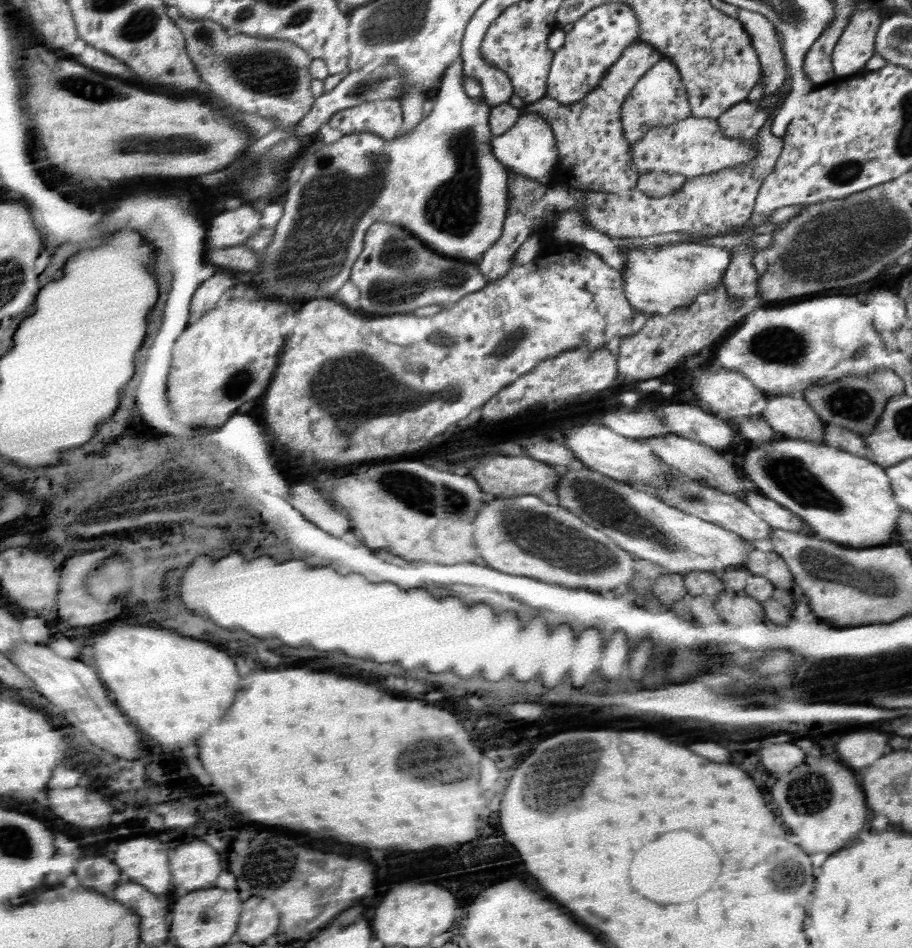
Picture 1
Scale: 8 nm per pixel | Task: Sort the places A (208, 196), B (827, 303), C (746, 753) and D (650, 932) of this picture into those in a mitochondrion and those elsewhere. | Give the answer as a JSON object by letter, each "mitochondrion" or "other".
{"A":"other","B":"other","C":"other","D":"other"}

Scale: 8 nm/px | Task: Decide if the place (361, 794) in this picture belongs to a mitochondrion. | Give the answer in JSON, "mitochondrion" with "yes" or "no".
{"mitochondrion":"no"}

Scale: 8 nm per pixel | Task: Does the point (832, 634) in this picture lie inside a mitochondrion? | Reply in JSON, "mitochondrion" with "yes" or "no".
{"mitochondrion":"no"}

